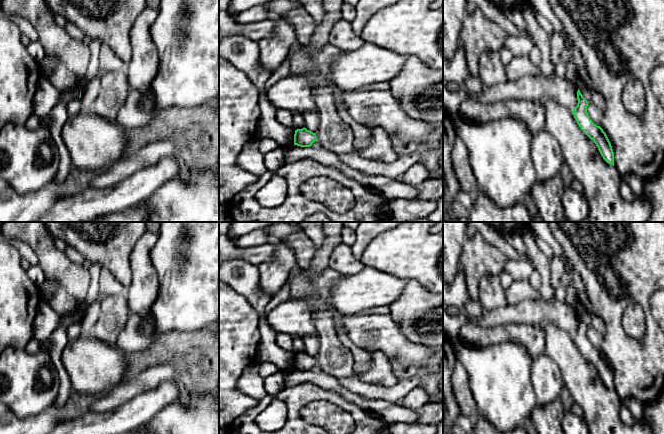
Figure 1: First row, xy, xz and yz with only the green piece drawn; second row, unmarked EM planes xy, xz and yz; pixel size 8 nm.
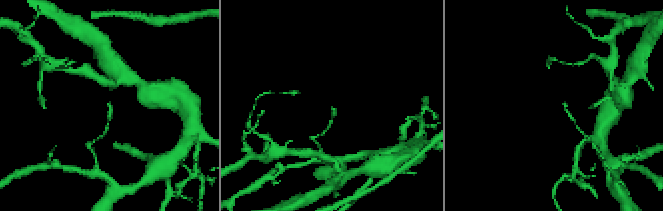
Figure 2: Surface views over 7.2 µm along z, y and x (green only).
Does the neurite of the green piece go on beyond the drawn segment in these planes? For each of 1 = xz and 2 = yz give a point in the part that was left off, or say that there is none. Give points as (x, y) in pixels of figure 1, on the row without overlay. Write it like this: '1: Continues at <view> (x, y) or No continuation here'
1: No continuation here
2: No continuation here

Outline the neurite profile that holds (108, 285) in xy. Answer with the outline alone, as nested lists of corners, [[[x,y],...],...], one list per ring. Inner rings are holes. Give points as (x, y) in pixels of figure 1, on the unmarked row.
[[[102,269],[99,278],[99,291],[102,297],[108,297],[125,294],[126,289],[110,271]]]

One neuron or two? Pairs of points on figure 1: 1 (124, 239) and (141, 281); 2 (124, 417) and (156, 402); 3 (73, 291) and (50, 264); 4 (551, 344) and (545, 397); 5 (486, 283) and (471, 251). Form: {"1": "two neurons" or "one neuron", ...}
{"1": "two neurons", "2": "one neuron", "3": "one neuron", "4": "two neurons", "5": "two neurons"}

